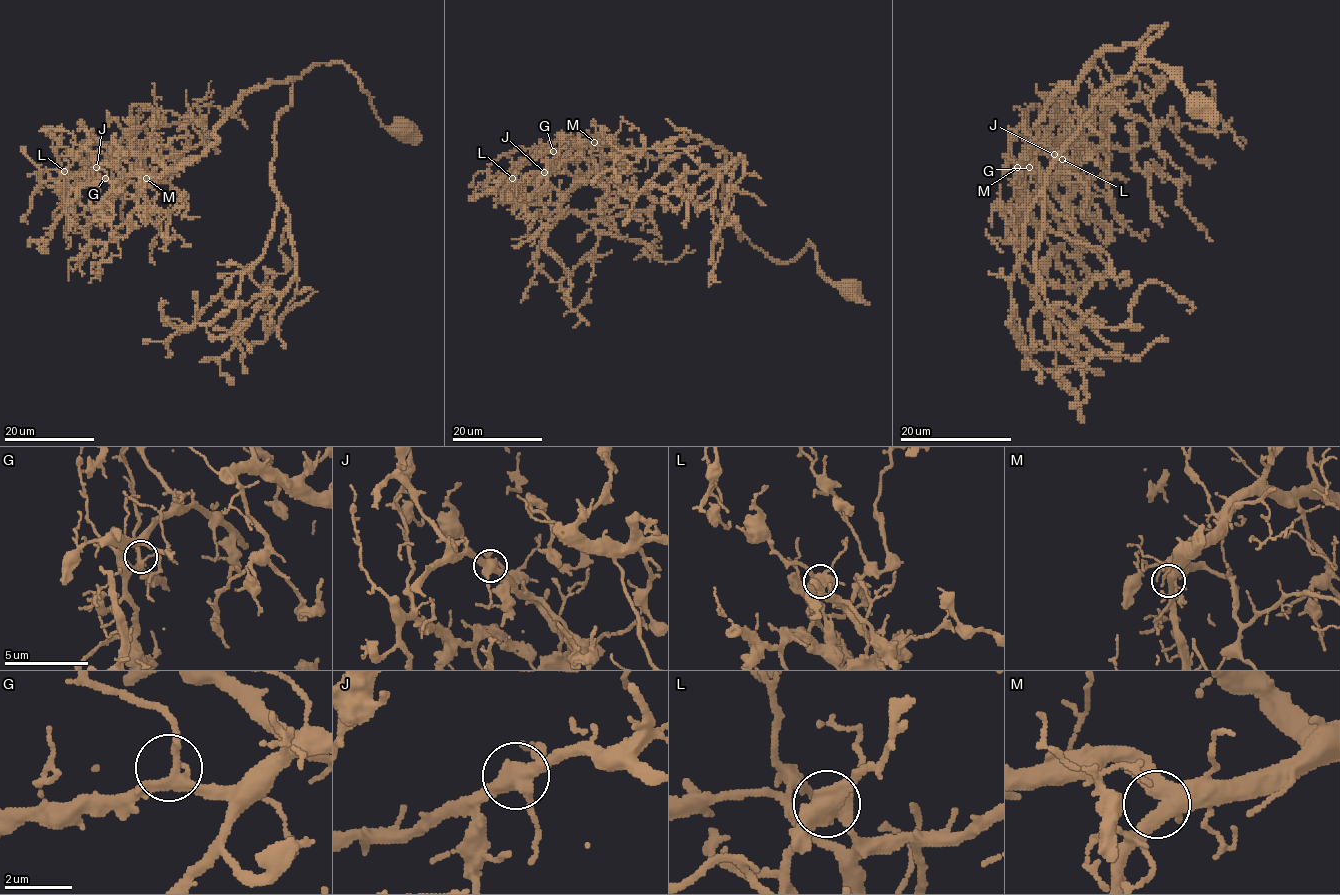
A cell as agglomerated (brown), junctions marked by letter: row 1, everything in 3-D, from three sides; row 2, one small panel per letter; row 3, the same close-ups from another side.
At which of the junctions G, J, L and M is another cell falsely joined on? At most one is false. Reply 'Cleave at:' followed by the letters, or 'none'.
Cleave at: L

